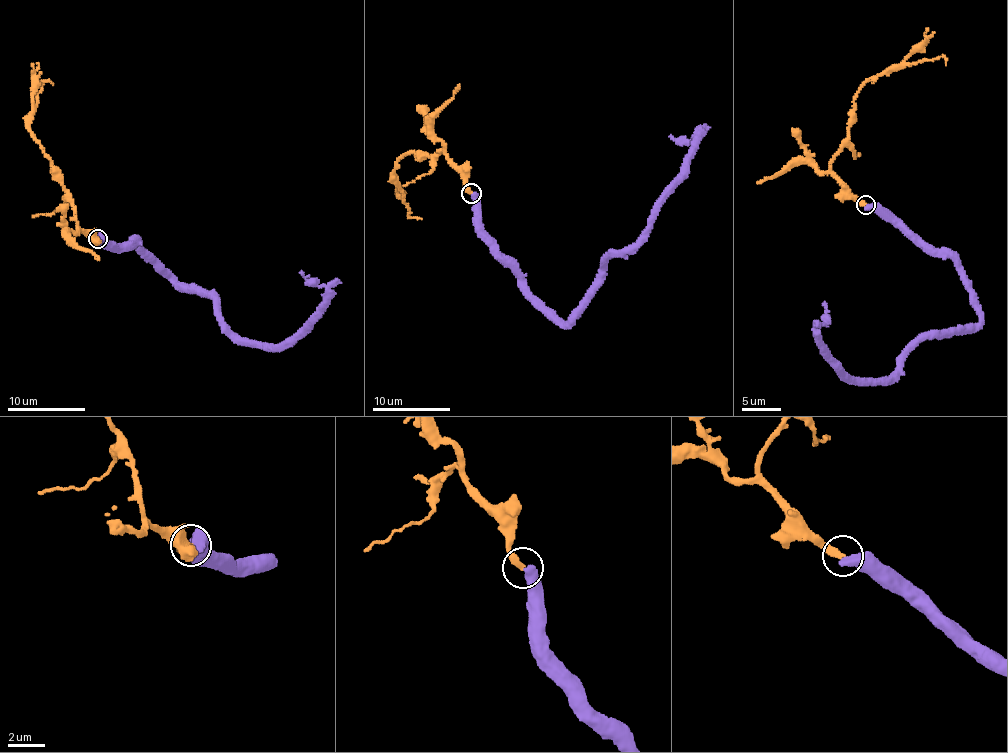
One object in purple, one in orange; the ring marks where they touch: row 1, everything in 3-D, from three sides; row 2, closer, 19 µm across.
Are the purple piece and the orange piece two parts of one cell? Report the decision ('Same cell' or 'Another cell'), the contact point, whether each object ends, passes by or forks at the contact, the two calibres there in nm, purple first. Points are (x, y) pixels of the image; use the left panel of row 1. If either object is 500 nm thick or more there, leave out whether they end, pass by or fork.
Another cell. Place: (97, 238). At the ring purple ends. At the ring orange ends. Thickness 480 nm (purple) against 360 nm

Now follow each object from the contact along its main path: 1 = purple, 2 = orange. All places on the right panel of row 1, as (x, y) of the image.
1: (866, 204), (950, 256), (979, 321), (923, 336), (894, 374), (864, 382), (819, 339), (824, 301)
2: (866, 204), (831, 169), (847, 136), (854, 99), (866, 81), (911, 64), (940, 56), (946, 65)

